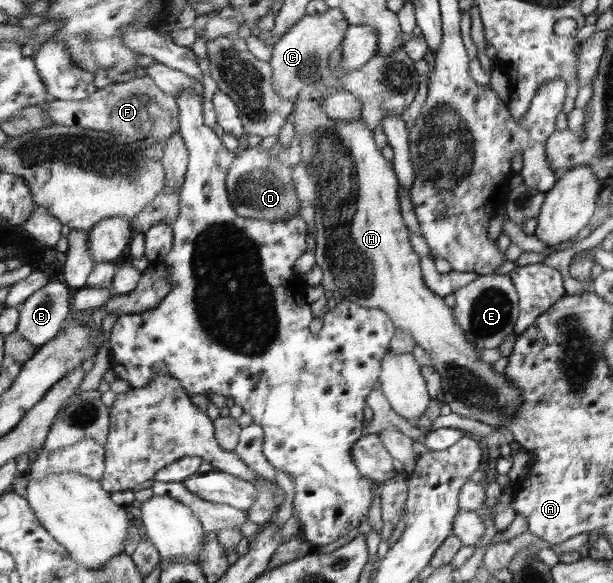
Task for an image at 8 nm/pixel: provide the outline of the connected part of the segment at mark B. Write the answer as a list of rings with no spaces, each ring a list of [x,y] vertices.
[[[49,281],[41,289],[35,291],[31,297],[28,297],[23,303],[18,305],[20,317],[16,331],[23,339],[31,342],[33,345],[42,346],[49,340],[58,335],[66,317],[71,311],[71,289],[63,282]]]

